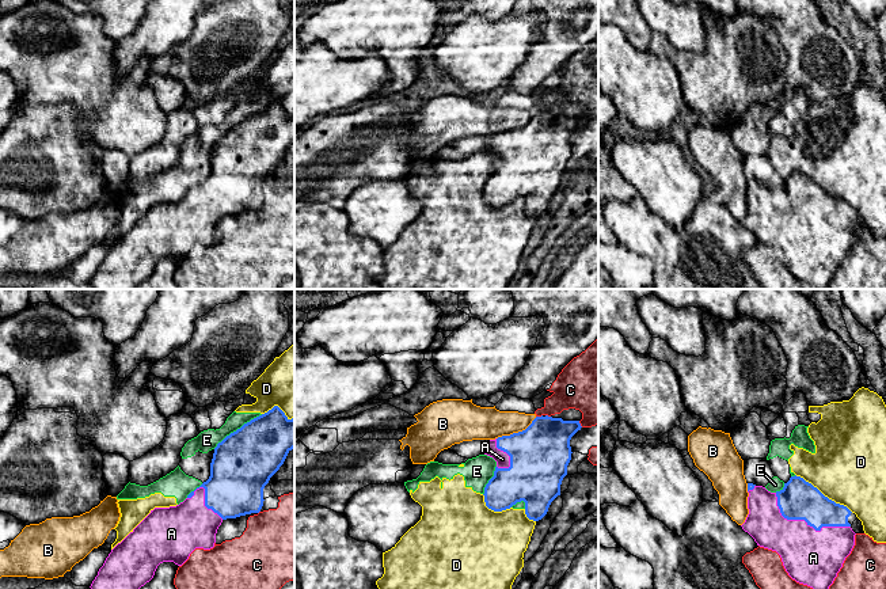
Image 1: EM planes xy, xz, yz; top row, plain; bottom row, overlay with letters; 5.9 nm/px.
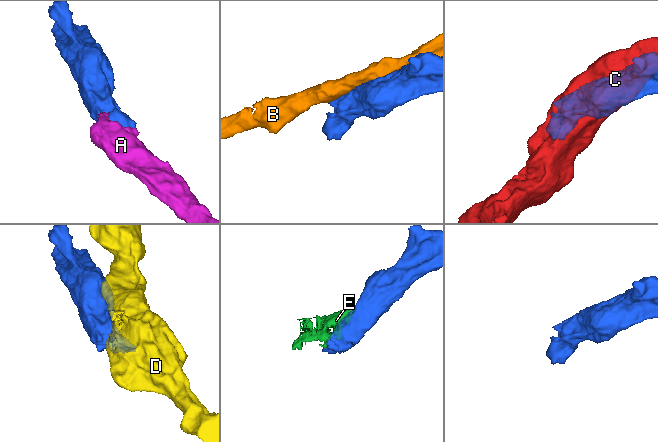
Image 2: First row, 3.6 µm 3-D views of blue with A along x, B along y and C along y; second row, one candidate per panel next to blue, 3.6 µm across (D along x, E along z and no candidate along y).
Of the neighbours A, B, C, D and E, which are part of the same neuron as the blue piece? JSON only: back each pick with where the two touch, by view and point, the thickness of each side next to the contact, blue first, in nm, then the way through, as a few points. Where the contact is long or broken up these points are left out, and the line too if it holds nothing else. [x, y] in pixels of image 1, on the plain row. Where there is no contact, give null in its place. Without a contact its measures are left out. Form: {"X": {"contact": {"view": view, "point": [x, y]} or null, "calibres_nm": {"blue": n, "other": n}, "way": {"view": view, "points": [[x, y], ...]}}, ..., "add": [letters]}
{"A": {"contact": {"view": "yz", "point": [805, 216]}, "calibres_nm": {"blue": 240, "other": 320}}, "add": ["A"]}

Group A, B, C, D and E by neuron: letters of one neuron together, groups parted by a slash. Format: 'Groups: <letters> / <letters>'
Groups: A / B / C / D E

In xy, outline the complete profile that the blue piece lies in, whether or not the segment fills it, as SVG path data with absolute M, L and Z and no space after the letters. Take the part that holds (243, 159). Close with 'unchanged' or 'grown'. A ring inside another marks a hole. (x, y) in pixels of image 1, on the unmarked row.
M278 102L227 132L214 144L209 175L179 201L151 206L111 246L90 282L92 288L134 289L153 274L160 259L174 258L182 262L195 244L213 244L217 225L224 216L261 208L265 182L293 144L294 114L289 115Z | grown

